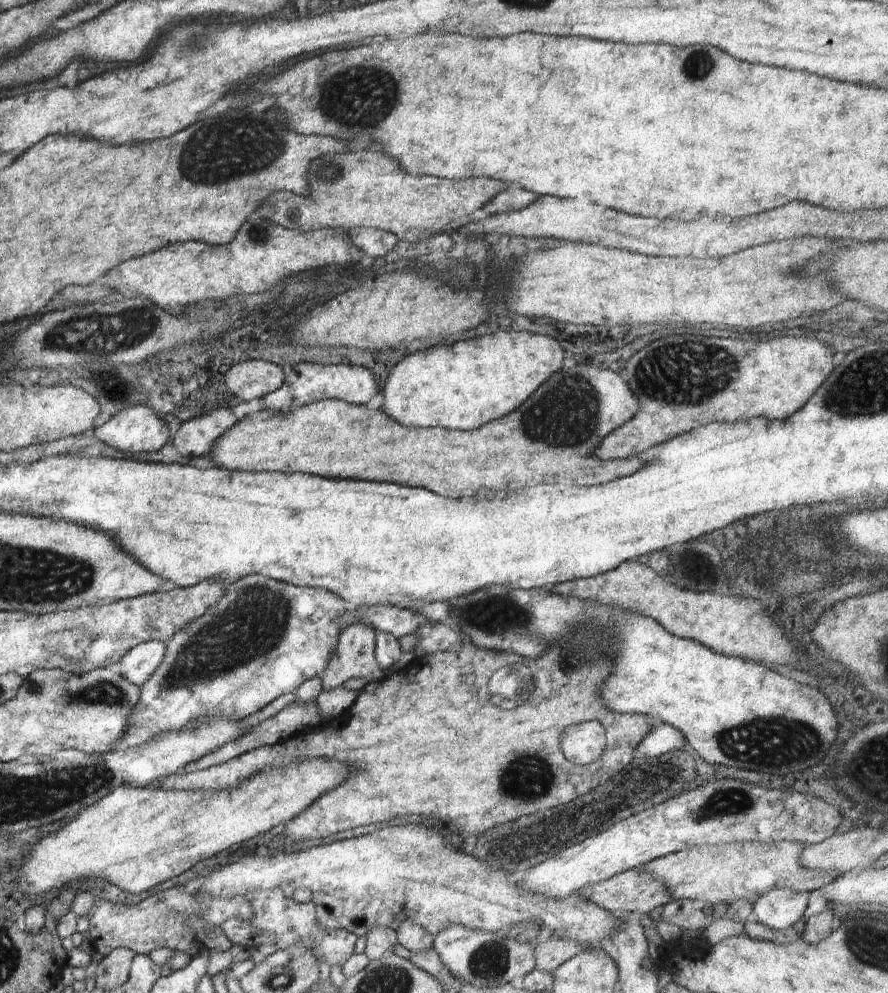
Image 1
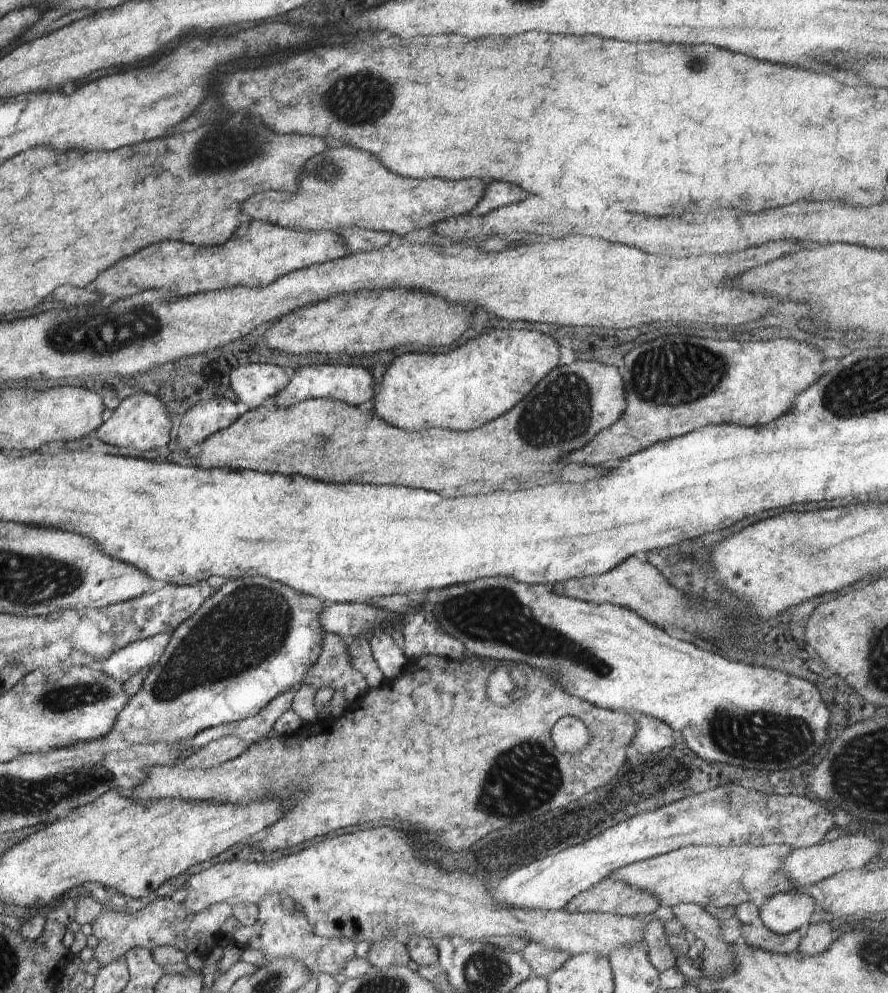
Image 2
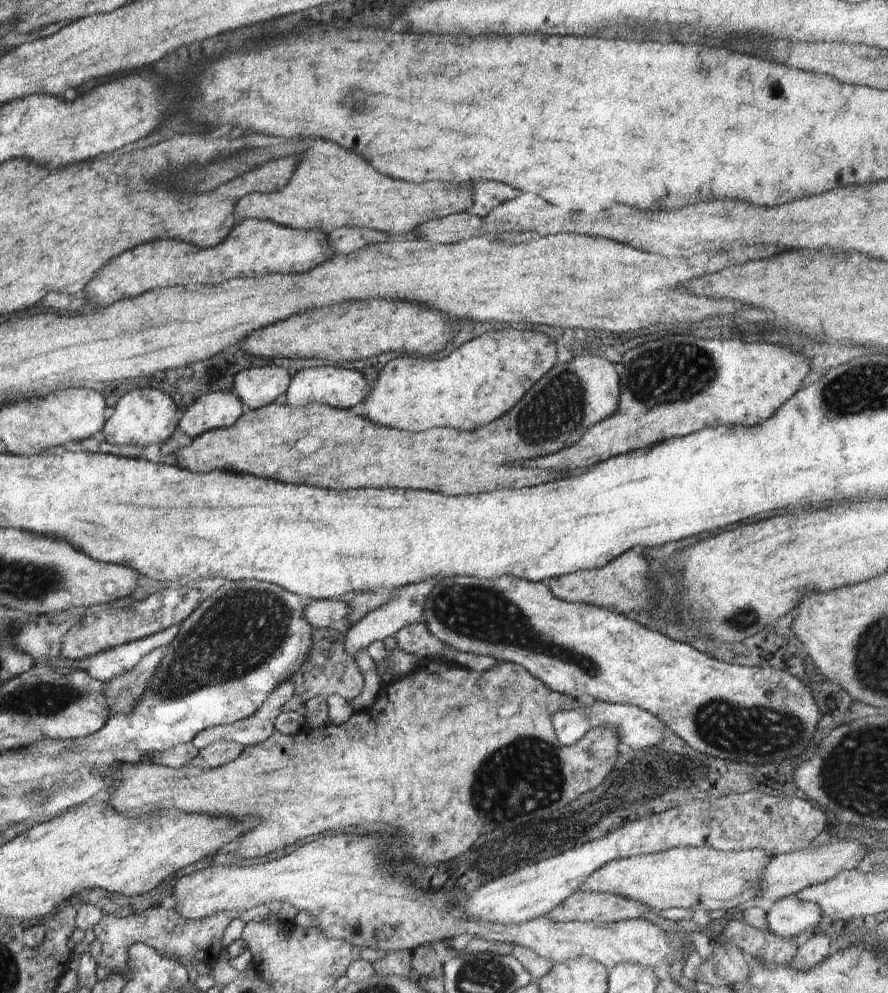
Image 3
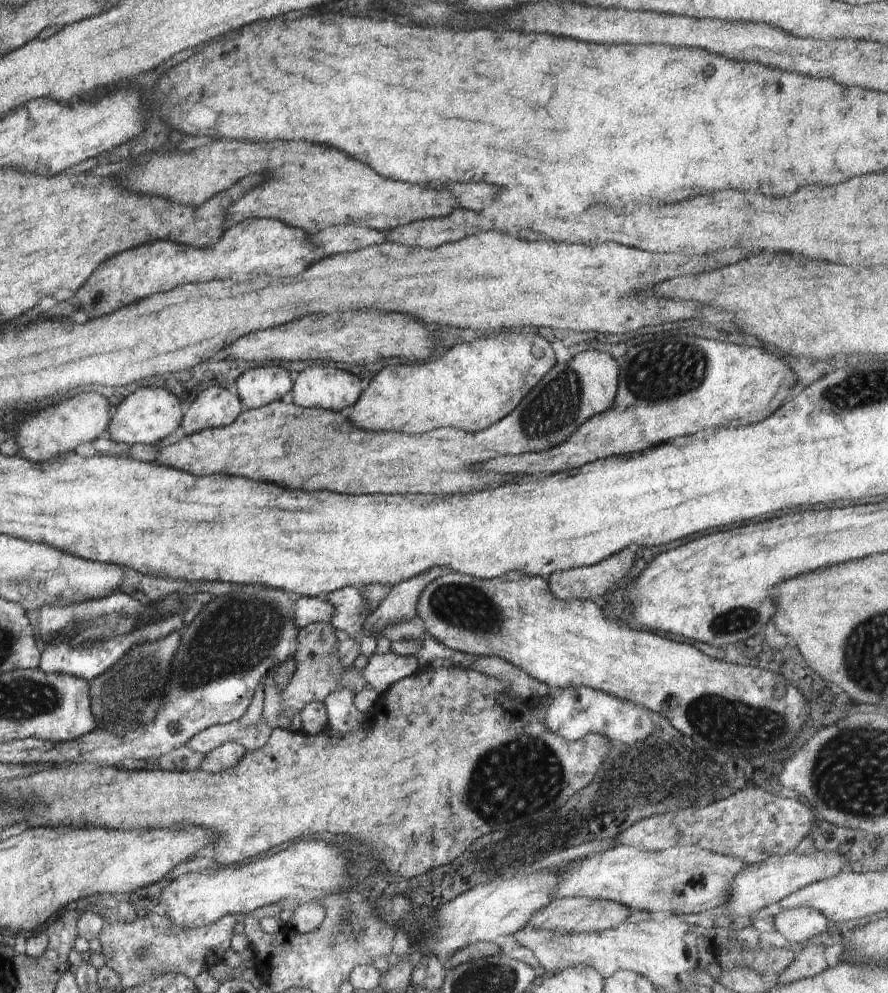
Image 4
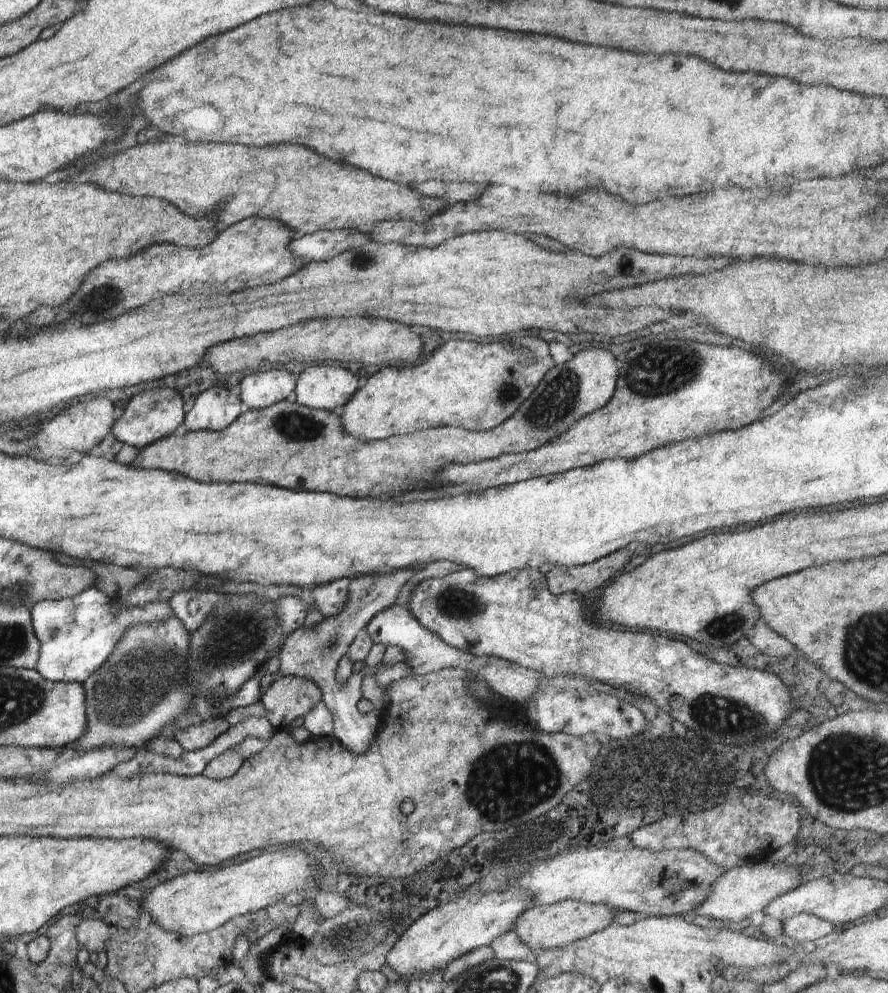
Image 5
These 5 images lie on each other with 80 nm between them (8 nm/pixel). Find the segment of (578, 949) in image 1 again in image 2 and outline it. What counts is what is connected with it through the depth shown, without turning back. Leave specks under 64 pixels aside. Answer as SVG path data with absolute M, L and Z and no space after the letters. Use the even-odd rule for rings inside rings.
M532 941L521 951L523 959L529 964L534 975L547 977L559 969L571 956L569 952L558 949L547 949L543 944Z

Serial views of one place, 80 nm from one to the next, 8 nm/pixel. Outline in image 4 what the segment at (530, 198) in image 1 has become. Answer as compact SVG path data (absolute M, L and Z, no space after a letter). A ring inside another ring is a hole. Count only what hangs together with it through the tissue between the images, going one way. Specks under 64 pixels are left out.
M462 182L448 184L446 187L462 207L477 213L486 213L487 208L498 196L498 186L486 182Z

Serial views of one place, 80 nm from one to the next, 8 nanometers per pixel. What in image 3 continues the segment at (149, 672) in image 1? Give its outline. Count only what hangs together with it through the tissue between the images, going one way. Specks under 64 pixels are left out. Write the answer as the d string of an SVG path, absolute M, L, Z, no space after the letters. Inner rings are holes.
M174 625L153 635L123 645L116 645L96 656L87 658L88 665L79 669L84 669L90 676L106 683L110 679L133 670L149 652L171 644L179 628L180 625Z

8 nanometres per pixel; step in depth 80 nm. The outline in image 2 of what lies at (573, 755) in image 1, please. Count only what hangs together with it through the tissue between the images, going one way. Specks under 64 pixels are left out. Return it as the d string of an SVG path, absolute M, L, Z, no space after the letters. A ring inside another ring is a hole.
M562 717L554 724L552 730L552 740L560 752L574 754L586 749L591 741L591 732L589 728L576 717Z

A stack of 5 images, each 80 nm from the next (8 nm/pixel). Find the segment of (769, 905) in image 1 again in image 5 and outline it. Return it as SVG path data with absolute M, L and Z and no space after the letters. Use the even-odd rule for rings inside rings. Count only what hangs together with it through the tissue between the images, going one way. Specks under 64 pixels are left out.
M796 914L782 923L784 937L790 937L796 942L812 942L831 934L835 926L812 914Z

